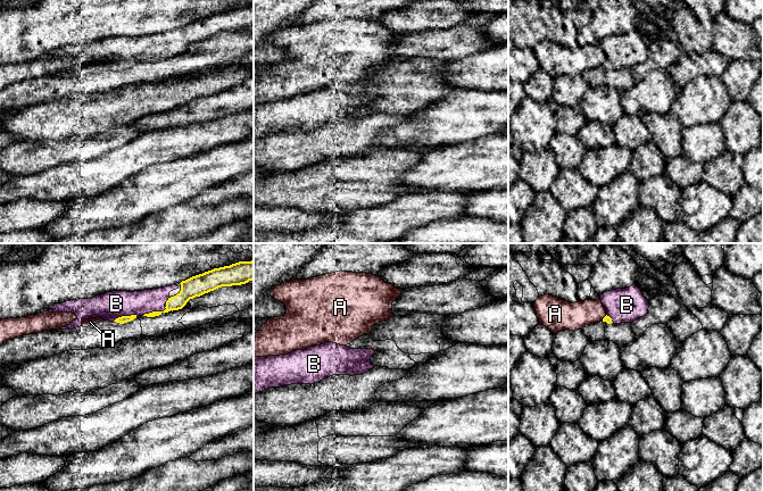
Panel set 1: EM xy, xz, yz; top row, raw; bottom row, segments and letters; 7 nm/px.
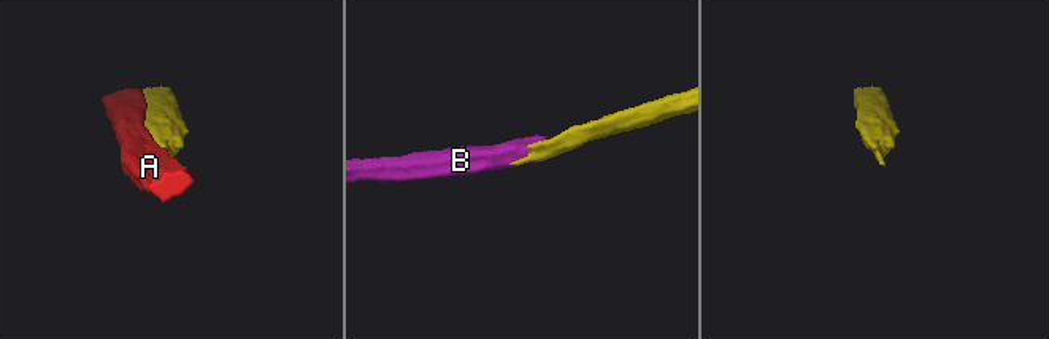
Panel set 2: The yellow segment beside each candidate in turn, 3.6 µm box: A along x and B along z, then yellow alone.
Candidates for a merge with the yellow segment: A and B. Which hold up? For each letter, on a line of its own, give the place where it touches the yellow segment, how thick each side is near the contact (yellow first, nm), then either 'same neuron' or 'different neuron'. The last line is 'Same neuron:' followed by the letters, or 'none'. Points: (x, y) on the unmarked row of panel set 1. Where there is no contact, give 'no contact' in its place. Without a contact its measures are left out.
A: yz (604, 63) | 50/190 nm | different neuron
B: xy (124, 61) | 50/190 nm | same neuron
Same neuron: B

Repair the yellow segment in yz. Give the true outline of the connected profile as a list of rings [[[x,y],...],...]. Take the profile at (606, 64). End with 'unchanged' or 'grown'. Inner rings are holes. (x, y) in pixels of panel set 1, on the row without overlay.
[[[636,30],[604,38],[599,44],[606,55],[603,67],[607,69],[633,68],[644,63],[649,53],[648,45]]]; grown

